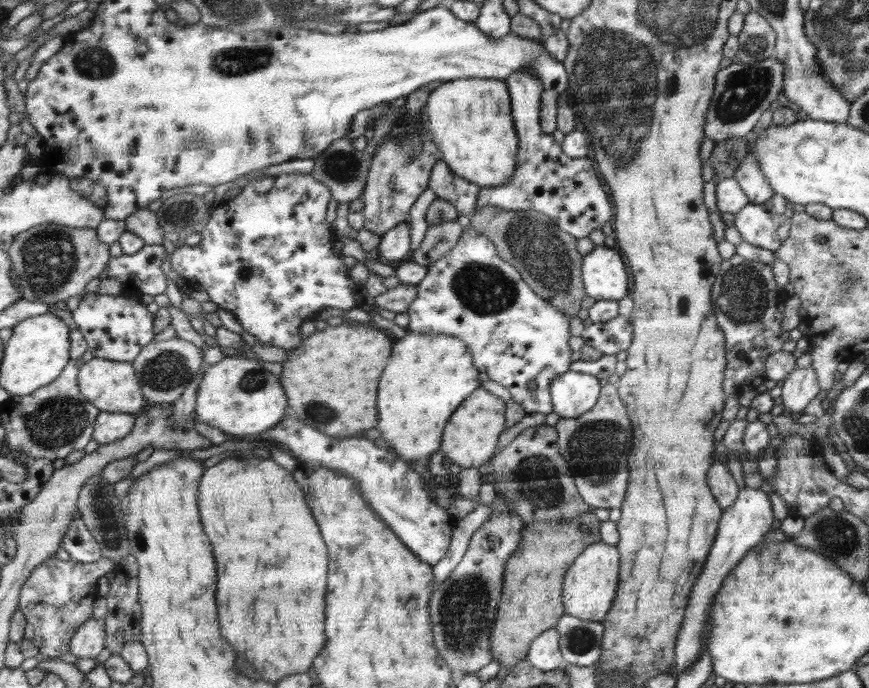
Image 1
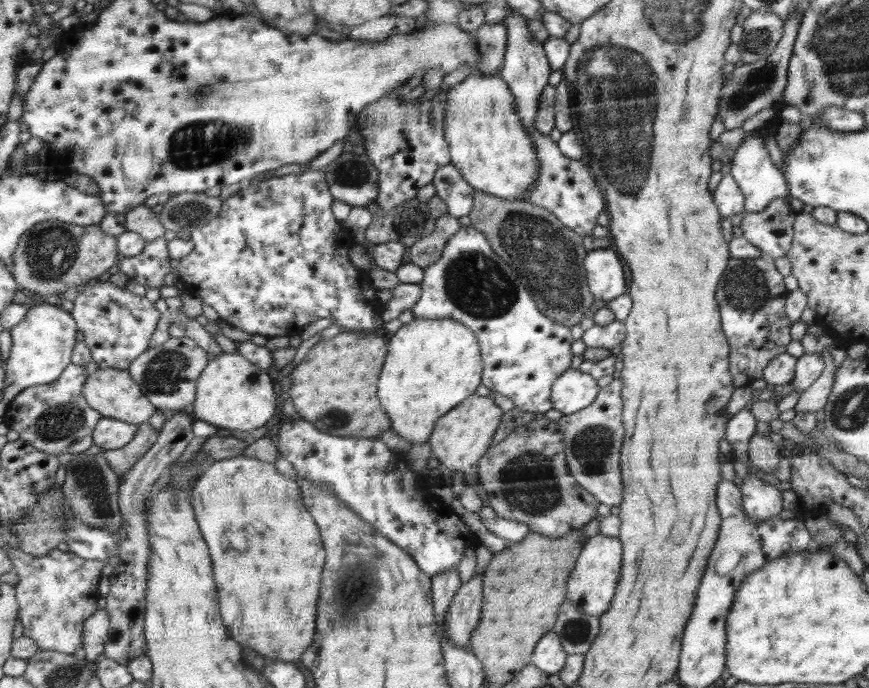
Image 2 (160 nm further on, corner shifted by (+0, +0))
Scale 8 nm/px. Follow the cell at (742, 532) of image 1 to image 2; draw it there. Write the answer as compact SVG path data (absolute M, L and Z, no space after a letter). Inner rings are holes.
M748 468L748 476L739 481L743 493L745 513L752 522L764 522L776 516L782 508L782 493L764 479L758 478Z

